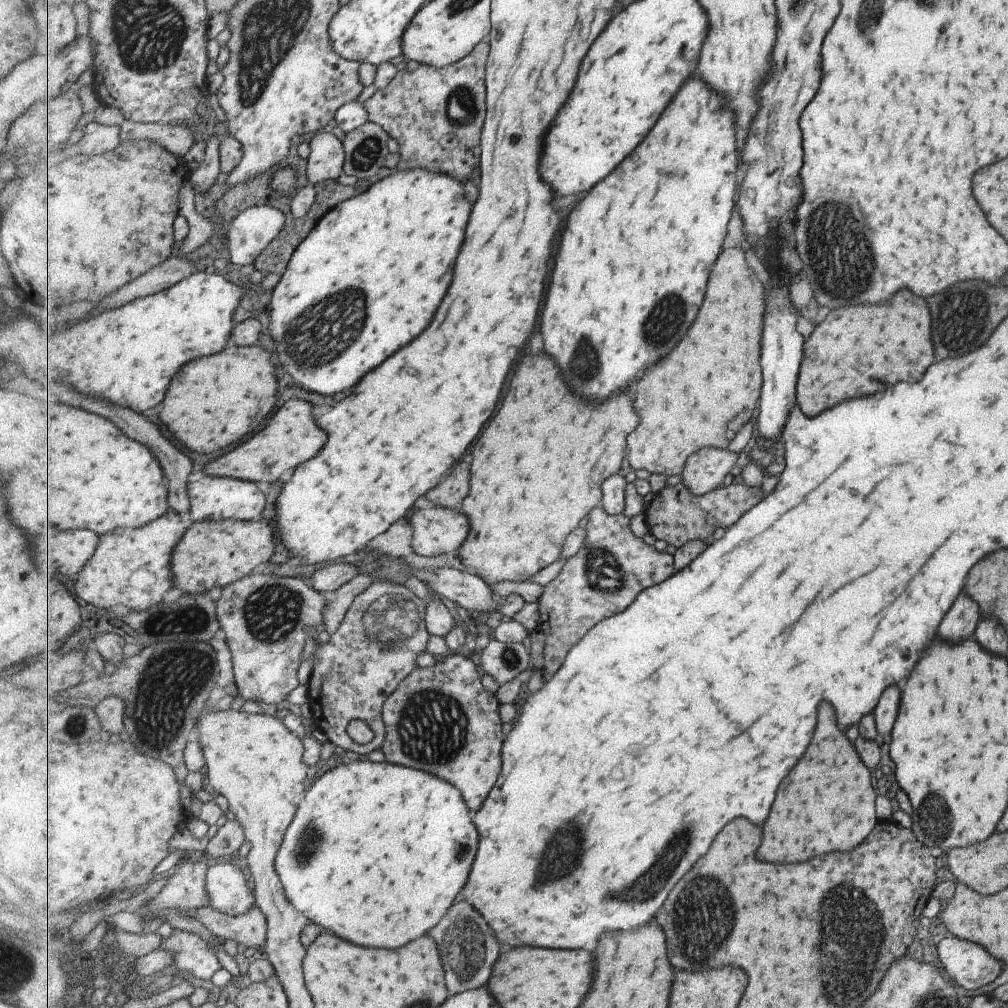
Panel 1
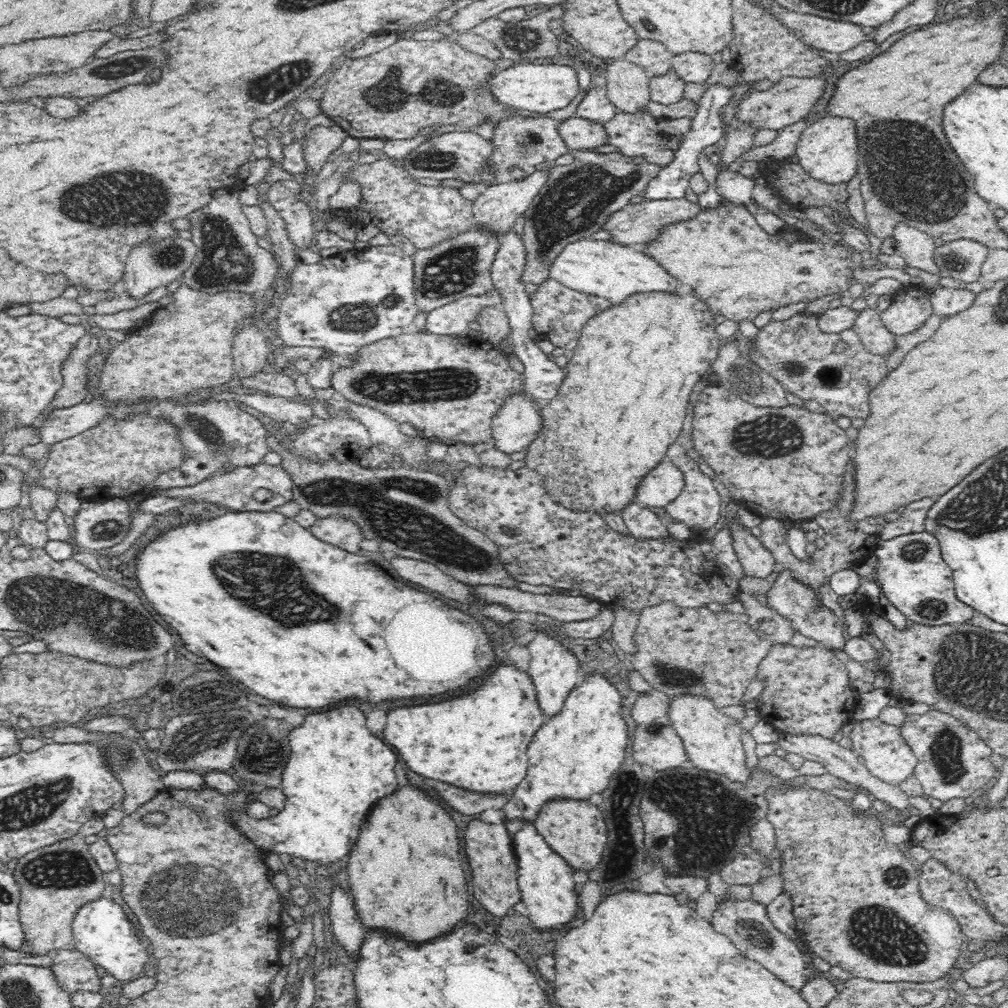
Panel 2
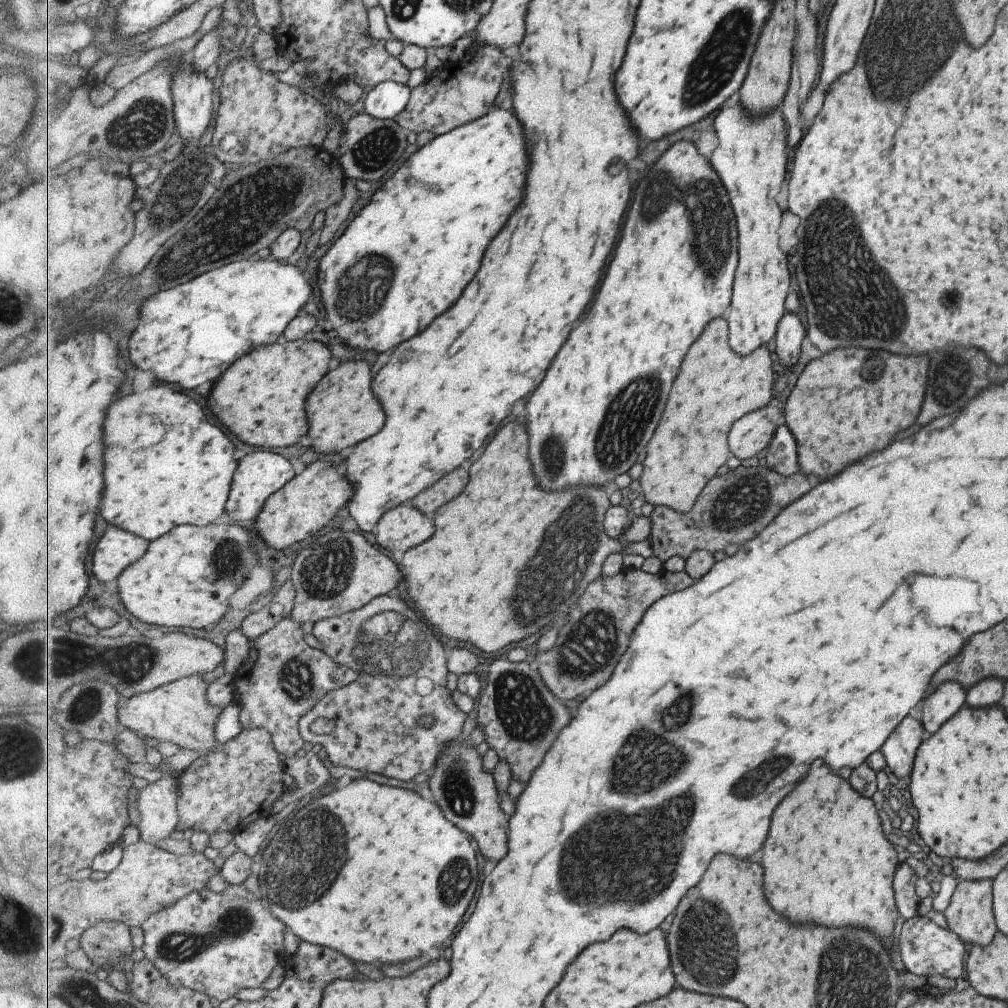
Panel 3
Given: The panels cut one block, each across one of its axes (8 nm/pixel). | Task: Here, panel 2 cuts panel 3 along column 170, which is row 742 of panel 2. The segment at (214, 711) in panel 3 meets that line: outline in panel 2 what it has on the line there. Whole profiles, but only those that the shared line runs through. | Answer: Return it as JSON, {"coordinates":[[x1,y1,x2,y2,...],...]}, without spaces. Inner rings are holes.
{"coordinates":[[680,693,669,697,669,712,667,721,676,729,678,735,683,740,685,750,689,761,701,770,714,772,726,776,733,782,748,782,752,770,746,766,746,755,743,748,742,728,737,720,720,713,720,709,706,695,697,695,692,693]]}

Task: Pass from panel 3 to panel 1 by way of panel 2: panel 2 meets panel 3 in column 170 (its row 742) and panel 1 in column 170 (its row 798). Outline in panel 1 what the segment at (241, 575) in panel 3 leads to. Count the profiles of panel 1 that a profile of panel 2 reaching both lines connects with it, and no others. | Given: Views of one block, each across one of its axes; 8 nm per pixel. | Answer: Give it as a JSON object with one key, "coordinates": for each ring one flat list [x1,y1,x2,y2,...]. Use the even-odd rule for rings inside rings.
{"coordinates":[[169,509,165,516,143,528,119,528,117,532,101,536,101,544,93,560,89,560,89,564,70,584,85,602,105,610,115,604,123,604,136,611,156,605,163,598,163,593,174,586,171,558,175,544,179,544,189,524,187,518]]}

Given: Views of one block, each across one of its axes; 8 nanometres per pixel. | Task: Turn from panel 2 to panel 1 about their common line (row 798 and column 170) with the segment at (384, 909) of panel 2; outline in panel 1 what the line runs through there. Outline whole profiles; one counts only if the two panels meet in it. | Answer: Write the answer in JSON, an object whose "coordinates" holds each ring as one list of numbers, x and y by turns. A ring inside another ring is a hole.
{"coordinates":[[229,344,223,352,225,356,219,352,185,364,163,402,163,424,173,436,177,430,177,440,193,452,211,454,237,444,237,440,243,440,261,428,277,402,277,374,267,350,261,346,237,348,235,344]]}

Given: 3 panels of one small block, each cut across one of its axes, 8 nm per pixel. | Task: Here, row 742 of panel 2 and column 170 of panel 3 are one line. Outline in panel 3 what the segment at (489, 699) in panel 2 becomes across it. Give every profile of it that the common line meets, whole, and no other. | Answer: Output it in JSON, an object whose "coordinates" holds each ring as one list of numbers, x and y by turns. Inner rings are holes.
{"coordinates":[[155,386,155,388,150,388,145,390,137,396,135,394,127,394,123,398,117,398,111,408,107,410,107,418,105,418,105,483,107,488,105,488,105,496,99,504,99,510,101,510,101,516,109,522,109,524,115,524,115,526,121,526,137,536,143,536,147,540,157,540,165,534,173,531,173,528,177,528,180,525,190,525,194,526,195,524,202,526,211,525,213,520,223,516,227,510,227,503,229,502,229,496,231,494,231,488,233,488,233,478,235,478,235,472,239,468,239,464,235,462,233,458,233,452,235,452,235,446,233,442,229,440,229,436,213,422,209,422,209,416,205,412,203,406,199,406,193,398,189,398,187,394,183,392,177,392,173,390,171,386]]}

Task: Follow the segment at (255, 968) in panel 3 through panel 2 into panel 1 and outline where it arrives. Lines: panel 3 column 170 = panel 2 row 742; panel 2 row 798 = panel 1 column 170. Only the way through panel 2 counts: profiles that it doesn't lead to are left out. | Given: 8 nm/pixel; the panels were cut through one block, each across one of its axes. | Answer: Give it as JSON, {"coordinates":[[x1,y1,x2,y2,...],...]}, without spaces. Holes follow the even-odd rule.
{"coordinates":[[173,929,172,936,163,939,159,949,173,951,175,956,169,965,174,964,199,979,211,980,223,968,211,946,196,934]]}

